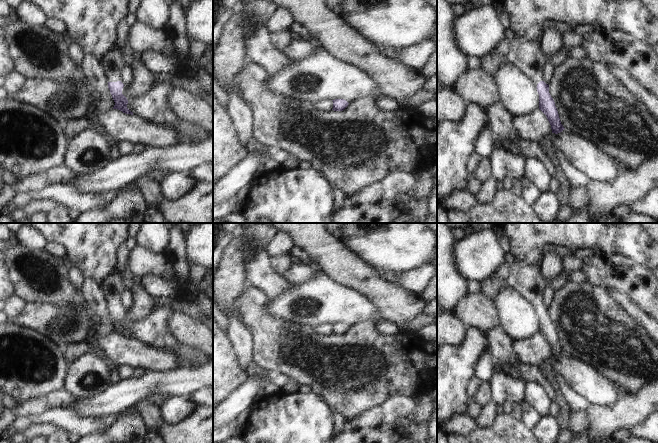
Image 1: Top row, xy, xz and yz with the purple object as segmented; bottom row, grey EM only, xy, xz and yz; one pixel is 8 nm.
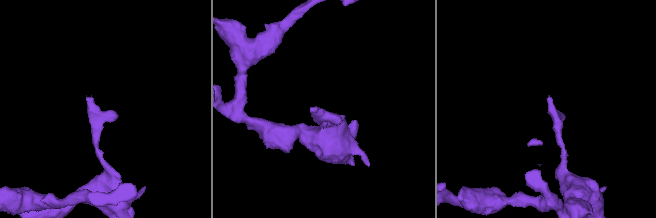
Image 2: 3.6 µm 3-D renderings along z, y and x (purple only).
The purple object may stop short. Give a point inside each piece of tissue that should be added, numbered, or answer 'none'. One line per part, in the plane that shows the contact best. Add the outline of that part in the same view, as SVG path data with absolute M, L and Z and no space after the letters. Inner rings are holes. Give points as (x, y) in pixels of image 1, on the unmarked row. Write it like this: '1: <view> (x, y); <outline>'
1: xy (112, 286); M116 268L99 282L99 286L109 306L120 305L120 296L125 288L120 272Z

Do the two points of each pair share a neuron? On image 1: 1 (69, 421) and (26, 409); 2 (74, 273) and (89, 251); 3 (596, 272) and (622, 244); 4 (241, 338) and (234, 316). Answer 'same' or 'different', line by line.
1: different
2: different
3: different
4: same

